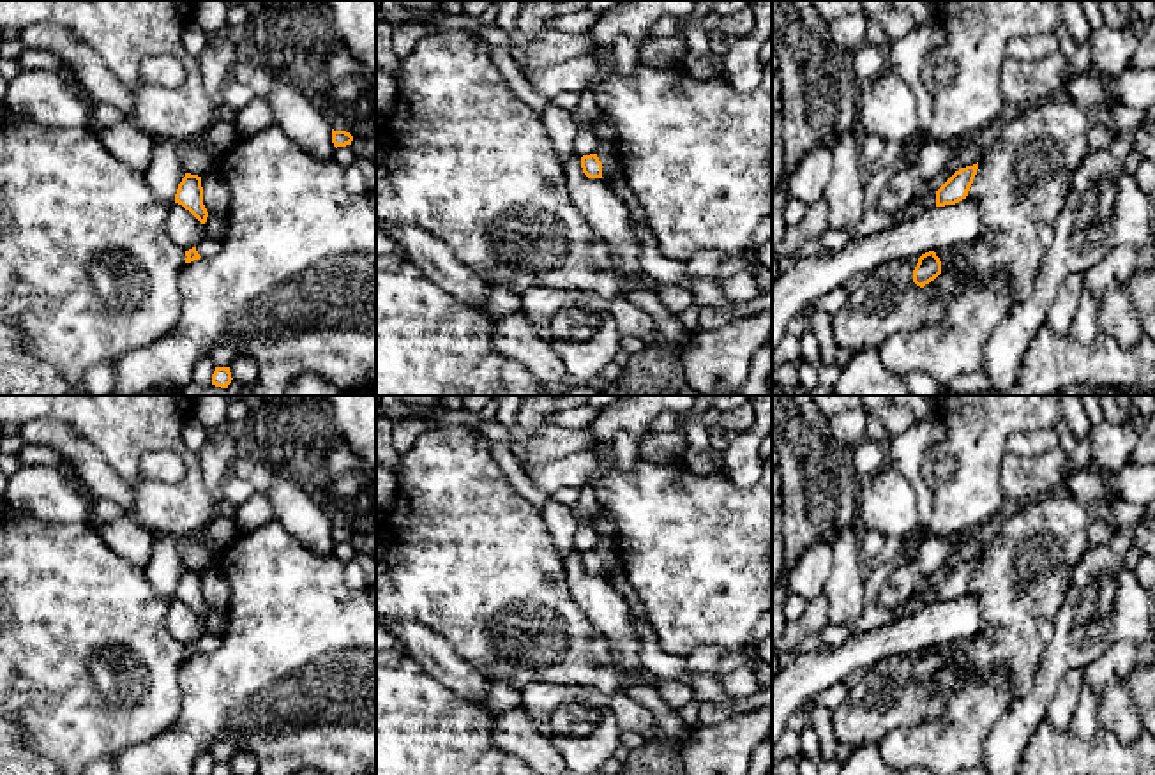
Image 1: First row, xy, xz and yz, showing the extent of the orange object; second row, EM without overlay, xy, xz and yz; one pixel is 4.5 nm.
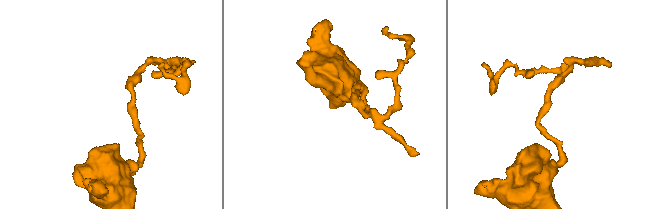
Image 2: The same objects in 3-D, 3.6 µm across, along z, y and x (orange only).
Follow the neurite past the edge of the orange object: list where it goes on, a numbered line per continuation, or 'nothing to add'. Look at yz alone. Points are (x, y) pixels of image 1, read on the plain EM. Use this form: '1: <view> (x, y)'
nothing to add

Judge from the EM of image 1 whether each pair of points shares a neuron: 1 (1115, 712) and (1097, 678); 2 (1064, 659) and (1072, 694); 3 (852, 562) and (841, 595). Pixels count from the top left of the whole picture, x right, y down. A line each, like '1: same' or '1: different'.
1: different
2: different
3: same

